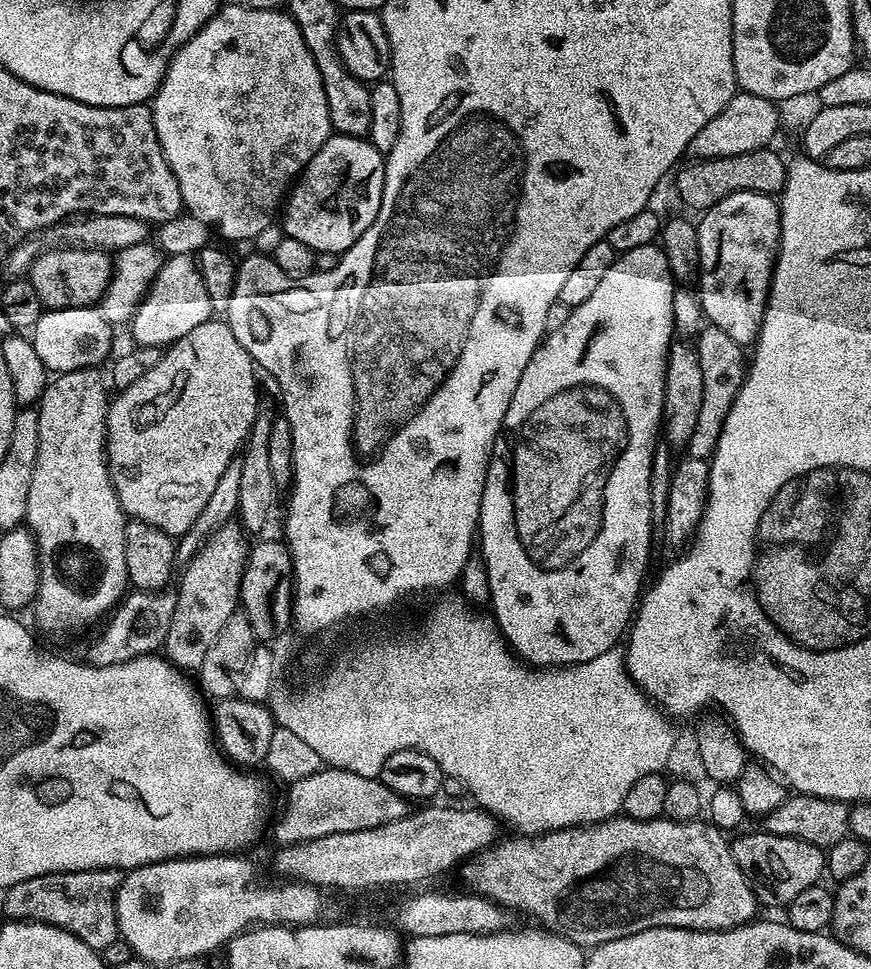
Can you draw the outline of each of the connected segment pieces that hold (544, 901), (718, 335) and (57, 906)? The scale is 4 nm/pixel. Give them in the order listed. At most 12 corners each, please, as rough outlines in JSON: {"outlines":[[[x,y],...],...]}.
{"outlines":[[[611,820],[477,852],[467,891],[591,950],[758,901],[711,822]],[[705,323],[694,340],[702,407],[688,456],[711,461],[746,352]],[[119,868],[7,889],[4,916],[102,950],[118,938]]]}

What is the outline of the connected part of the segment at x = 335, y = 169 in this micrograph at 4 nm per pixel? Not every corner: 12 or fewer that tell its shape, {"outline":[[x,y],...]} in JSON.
{"outline":[[329,136],[287,193],[283,235],[345,252],[378,214],[385,153]]}

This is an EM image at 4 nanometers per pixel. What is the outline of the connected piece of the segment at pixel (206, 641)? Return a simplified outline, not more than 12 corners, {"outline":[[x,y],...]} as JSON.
{"outline":[[229,522],[184,566],[163,655],[198,670],[238,612],[249,537]]}

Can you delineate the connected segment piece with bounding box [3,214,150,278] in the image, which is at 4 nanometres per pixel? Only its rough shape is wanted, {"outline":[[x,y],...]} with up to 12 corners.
{"outline":[[81,215],[51,224],[3,257],[16,278],[50,248],[112,254],[145,243],[149,225]]}

